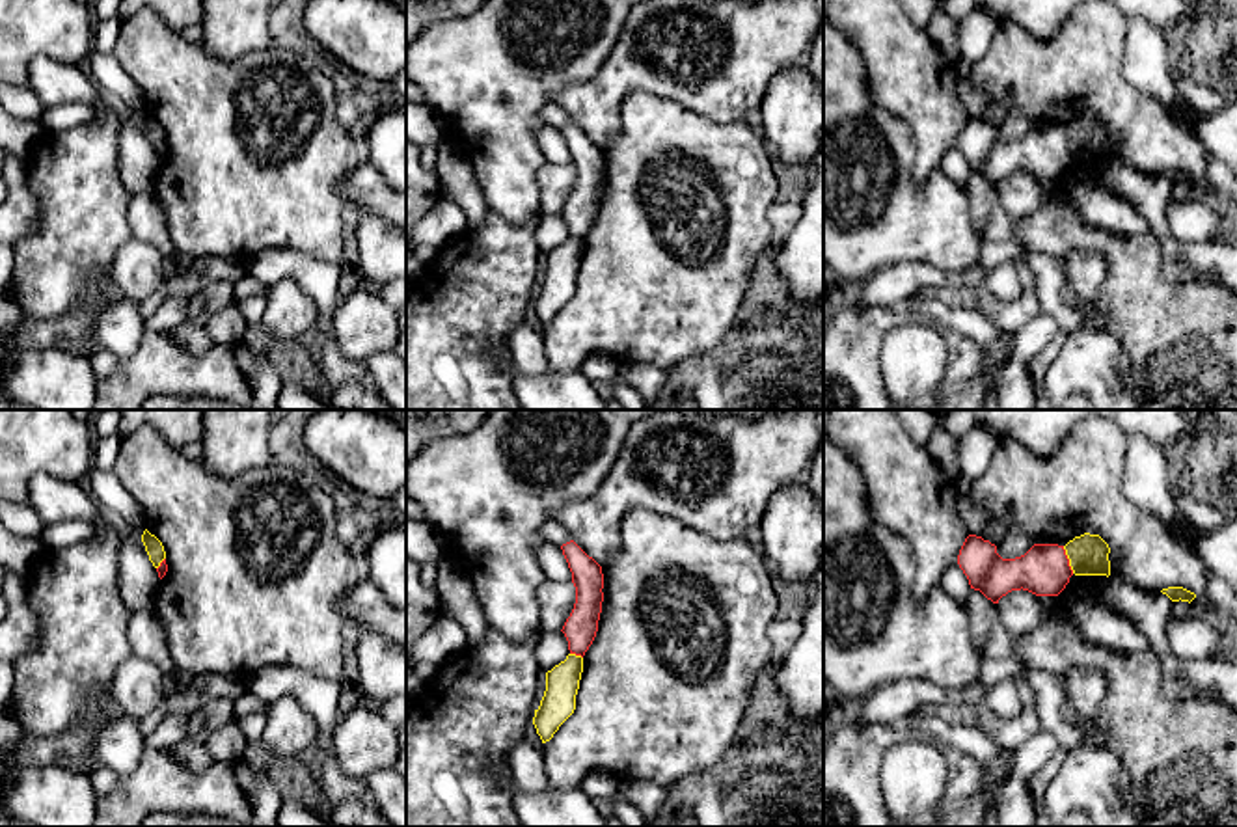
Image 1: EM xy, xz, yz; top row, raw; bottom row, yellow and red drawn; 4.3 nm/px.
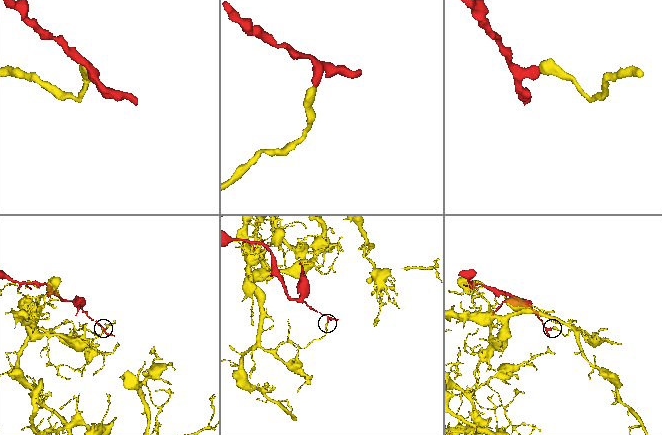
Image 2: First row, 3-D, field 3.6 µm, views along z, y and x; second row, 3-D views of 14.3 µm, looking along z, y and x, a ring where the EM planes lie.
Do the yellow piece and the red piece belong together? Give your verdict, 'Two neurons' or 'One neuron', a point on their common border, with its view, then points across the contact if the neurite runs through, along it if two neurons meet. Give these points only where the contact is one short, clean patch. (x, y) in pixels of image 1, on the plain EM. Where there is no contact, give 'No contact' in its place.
Two neurons. Touches yellow at yz (1068, 140). Boundary: yz (1062, 129), (1073, 155)

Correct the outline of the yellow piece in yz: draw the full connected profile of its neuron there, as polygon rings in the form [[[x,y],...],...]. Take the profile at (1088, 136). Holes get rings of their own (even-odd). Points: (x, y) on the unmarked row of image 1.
[[[1099,117],[1075,119],[1064,132],[1075,158],[1110,158],[1110,130]]]

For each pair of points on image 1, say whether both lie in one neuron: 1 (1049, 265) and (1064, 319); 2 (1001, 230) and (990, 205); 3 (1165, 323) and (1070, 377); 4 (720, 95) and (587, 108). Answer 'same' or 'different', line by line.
1: same
2: same
3: different
4: same

